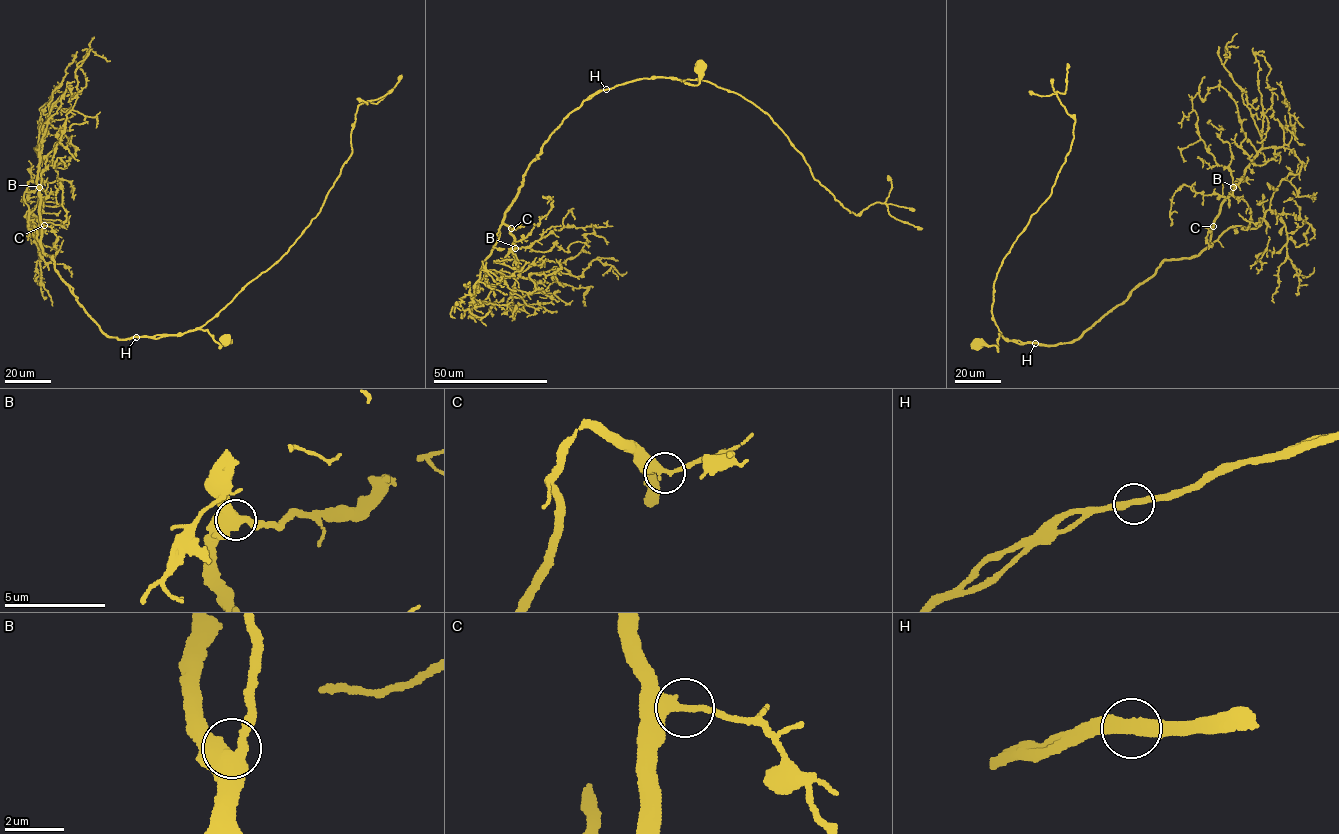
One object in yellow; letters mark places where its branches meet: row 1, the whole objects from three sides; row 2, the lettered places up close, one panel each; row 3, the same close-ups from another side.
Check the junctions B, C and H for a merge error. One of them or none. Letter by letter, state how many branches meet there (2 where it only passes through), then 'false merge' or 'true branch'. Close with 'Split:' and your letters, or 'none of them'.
B: 3 | true branch
C: 2 | true branch
H: 2 | true branch
Split: none of them

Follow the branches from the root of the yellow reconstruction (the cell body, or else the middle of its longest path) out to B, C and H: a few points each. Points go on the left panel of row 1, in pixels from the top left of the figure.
B: (224, 336), (231, 342), (218, 343), (200, 329), (106, 336), (43, 252), (39, 187)
C: (224, 336), (231, 342), (218, 343), (200, 329), (106, 336), (43, 252), (44, 225)
H: (224, 336), (231, 342), (218, 343), (208, 332), (200, 329), (180, 335), (136, 336)

